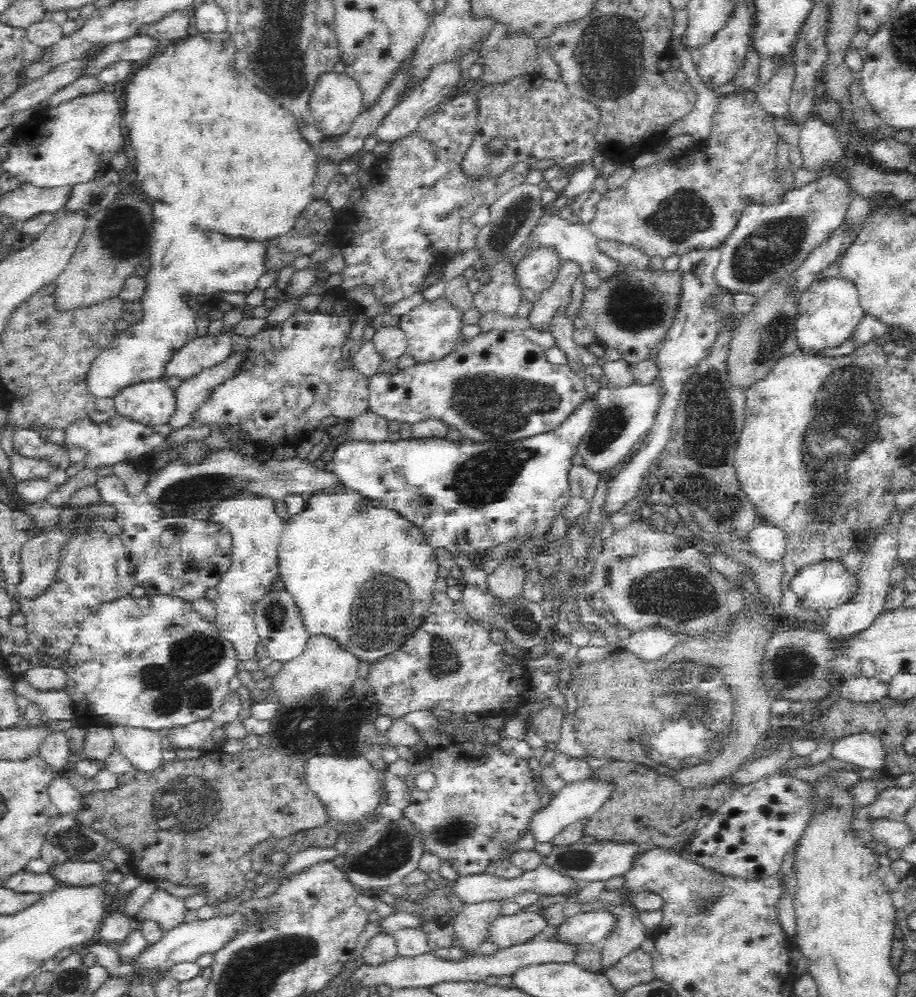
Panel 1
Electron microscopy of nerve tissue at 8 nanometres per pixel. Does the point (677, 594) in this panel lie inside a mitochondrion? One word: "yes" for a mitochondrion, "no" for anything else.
yes

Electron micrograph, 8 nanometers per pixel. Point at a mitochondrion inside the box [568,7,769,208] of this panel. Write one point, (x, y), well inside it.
(610, 55)

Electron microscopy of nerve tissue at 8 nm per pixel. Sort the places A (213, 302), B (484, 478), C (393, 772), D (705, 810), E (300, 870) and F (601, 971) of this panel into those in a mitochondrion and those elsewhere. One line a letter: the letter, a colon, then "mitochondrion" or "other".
A: other
B: mitochondrion
C: other
D: other
E: other
F: other

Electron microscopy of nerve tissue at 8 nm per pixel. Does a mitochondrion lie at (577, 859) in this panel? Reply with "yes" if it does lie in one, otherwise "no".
yes

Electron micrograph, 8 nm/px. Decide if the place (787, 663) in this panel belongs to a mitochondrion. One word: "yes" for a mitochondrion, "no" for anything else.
yes

